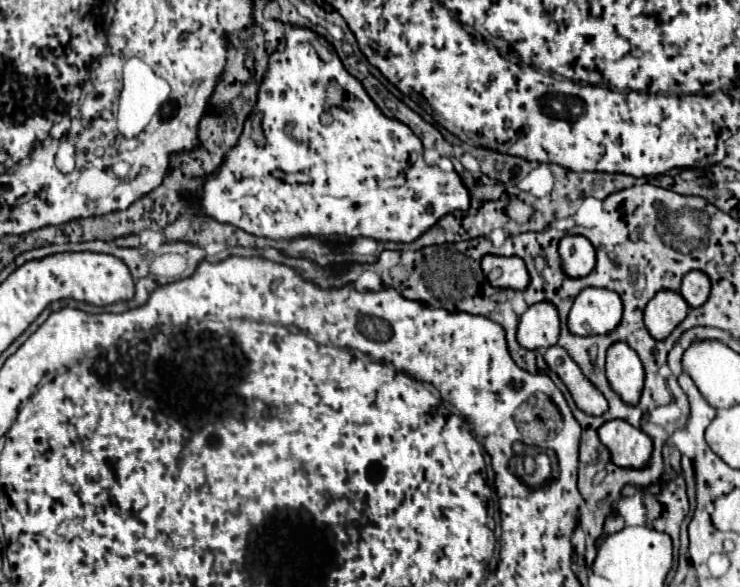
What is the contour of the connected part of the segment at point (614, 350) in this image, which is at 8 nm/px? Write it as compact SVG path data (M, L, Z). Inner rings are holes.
M614 343L606 357L606 377L624 403L638 405L640 389L644 389L644 369L634 349L626 343Z

